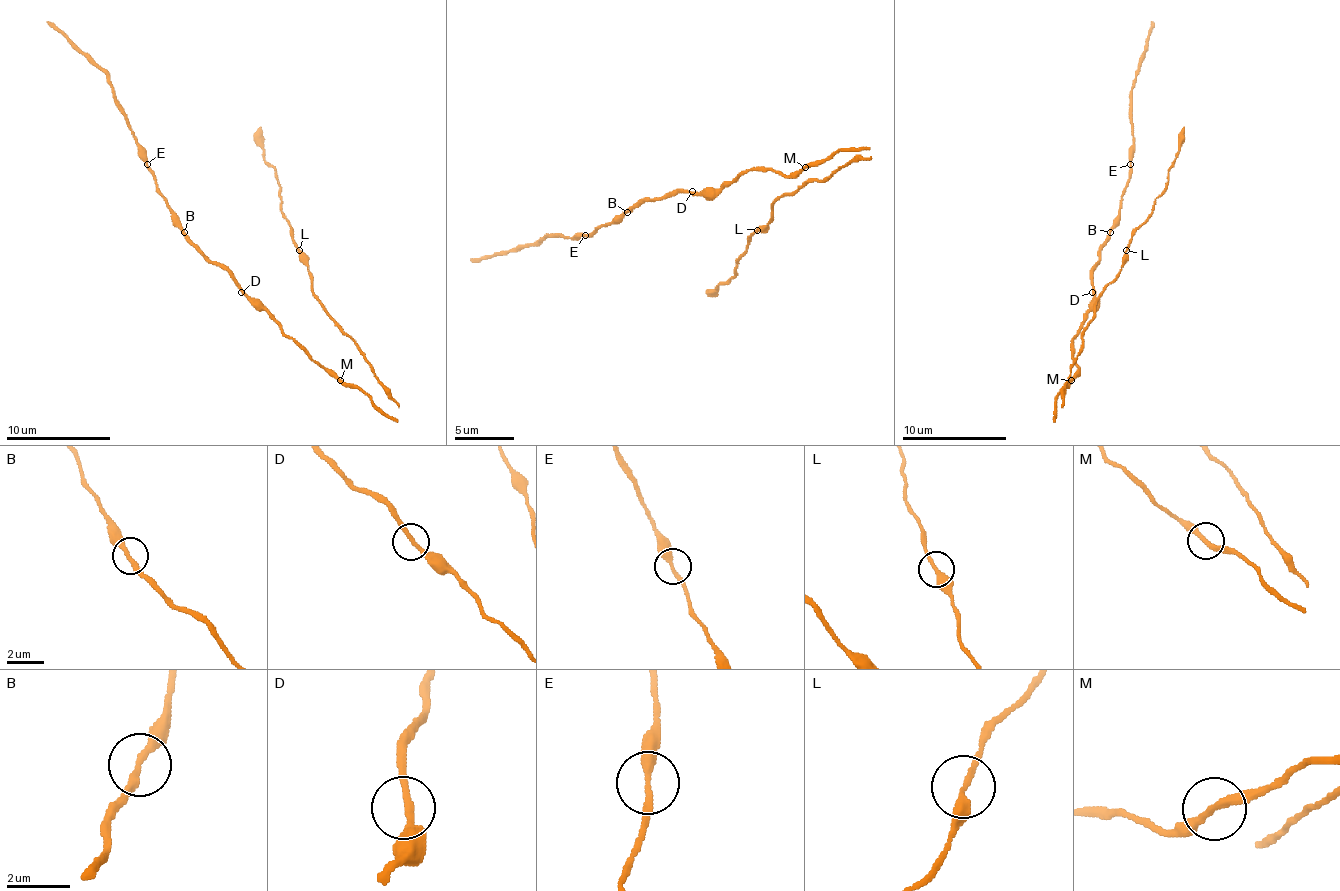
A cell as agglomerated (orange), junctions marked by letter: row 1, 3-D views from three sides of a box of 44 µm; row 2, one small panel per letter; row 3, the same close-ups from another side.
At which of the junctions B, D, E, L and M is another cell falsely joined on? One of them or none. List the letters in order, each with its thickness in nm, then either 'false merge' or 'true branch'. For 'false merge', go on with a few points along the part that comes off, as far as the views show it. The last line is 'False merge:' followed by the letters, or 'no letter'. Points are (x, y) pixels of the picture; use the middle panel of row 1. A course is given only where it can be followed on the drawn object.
B: 240 nm thick; true branch
D: 200 nm thick; true branch
E: 280 nm thick; true branch
L: 260 nm thick; true branch
M: 260 nm thick; true branch
False merge: no letter

